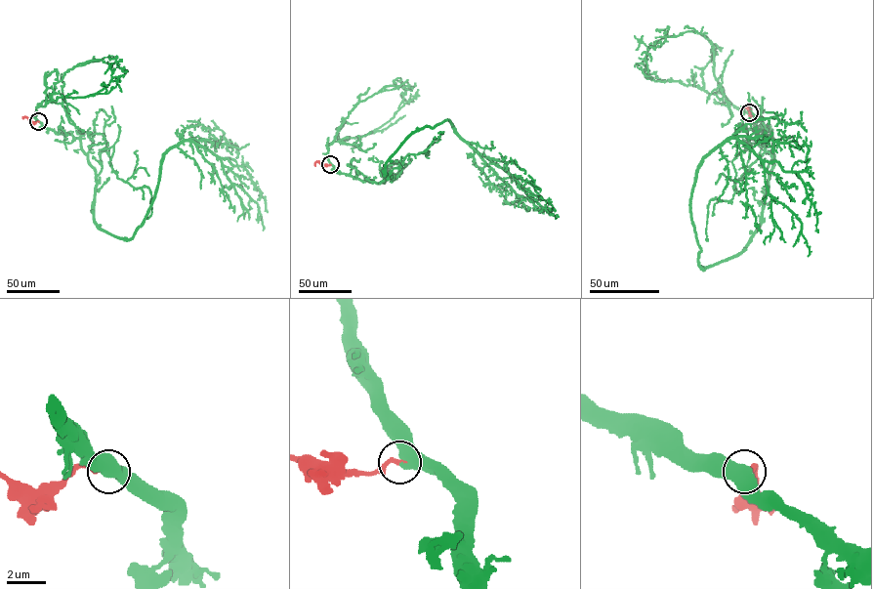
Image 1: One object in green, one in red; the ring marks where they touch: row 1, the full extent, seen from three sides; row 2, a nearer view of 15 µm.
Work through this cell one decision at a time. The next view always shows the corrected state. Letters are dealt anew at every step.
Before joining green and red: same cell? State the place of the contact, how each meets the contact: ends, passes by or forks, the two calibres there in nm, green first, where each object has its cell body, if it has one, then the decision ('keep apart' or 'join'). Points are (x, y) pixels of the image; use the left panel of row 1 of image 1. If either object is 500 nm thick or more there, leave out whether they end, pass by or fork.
at (38, 121); 550 nm thick on the green side, 280 nm on the other; no cell body on green; no cell body on red; join

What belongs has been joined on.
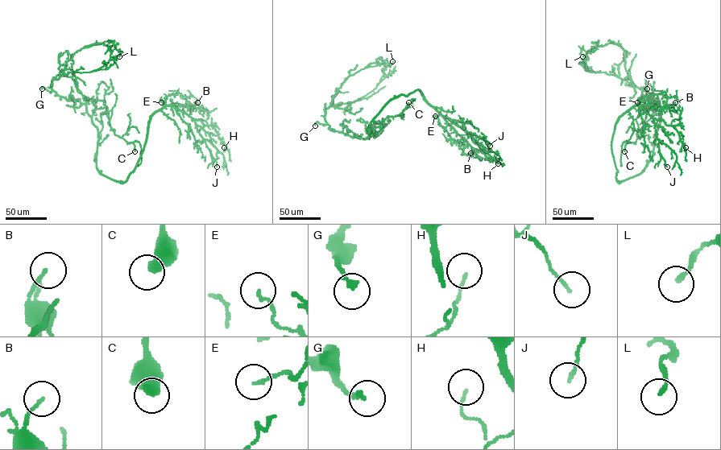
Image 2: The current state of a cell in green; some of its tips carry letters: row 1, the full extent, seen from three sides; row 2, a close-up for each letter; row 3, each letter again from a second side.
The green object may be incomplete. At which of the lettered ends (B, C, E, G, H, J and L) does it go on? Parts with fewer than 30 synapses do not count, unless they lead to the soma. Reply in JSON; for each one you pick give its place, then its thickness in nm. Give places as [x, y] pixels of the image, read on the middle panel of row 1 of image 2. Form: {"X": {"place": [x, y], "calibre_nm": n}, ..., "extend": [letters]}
{"extend": []}

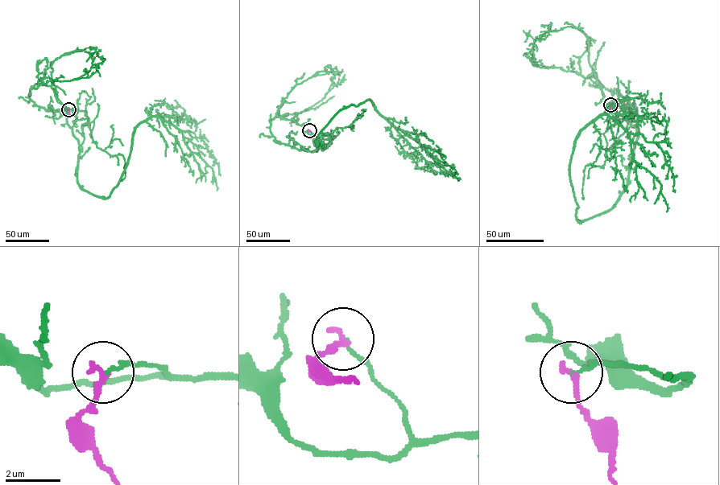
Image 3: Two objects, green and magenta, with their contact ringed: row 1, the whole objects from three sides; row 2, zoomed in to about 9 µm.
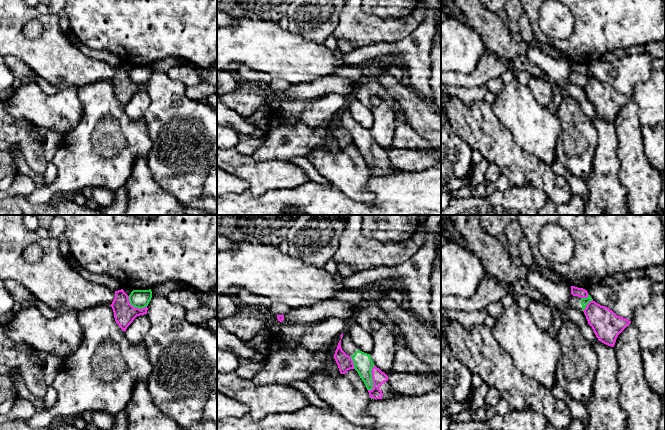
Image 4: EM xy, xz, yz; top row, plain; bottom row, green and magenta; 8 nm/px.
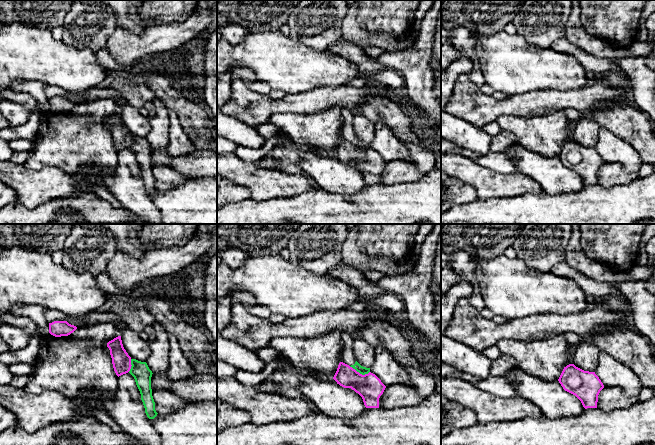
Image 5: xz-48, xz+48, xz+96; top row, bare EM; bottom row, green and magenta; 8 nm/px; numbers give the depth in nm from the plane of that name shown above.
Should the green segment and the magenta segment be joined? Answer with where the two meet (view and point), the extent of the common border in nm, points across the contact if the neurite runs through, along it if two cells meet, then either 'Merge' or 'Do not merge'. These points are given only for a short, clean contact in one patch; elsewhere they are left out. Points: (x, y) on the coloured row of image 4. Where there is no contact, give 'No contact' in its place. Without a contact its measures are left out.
Touches green at xz (372, 379). Shared border 220 nm. Boundary: xz (374, 365), (371, 371), (372, 388), (368, 390). Do not merge

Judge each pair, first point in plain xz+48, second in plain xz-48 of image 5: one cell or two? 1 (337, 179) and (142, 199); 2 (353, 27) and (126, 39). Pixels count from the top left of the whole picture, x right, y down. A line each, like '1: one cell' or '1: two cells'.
1: one cell
2: one cell

